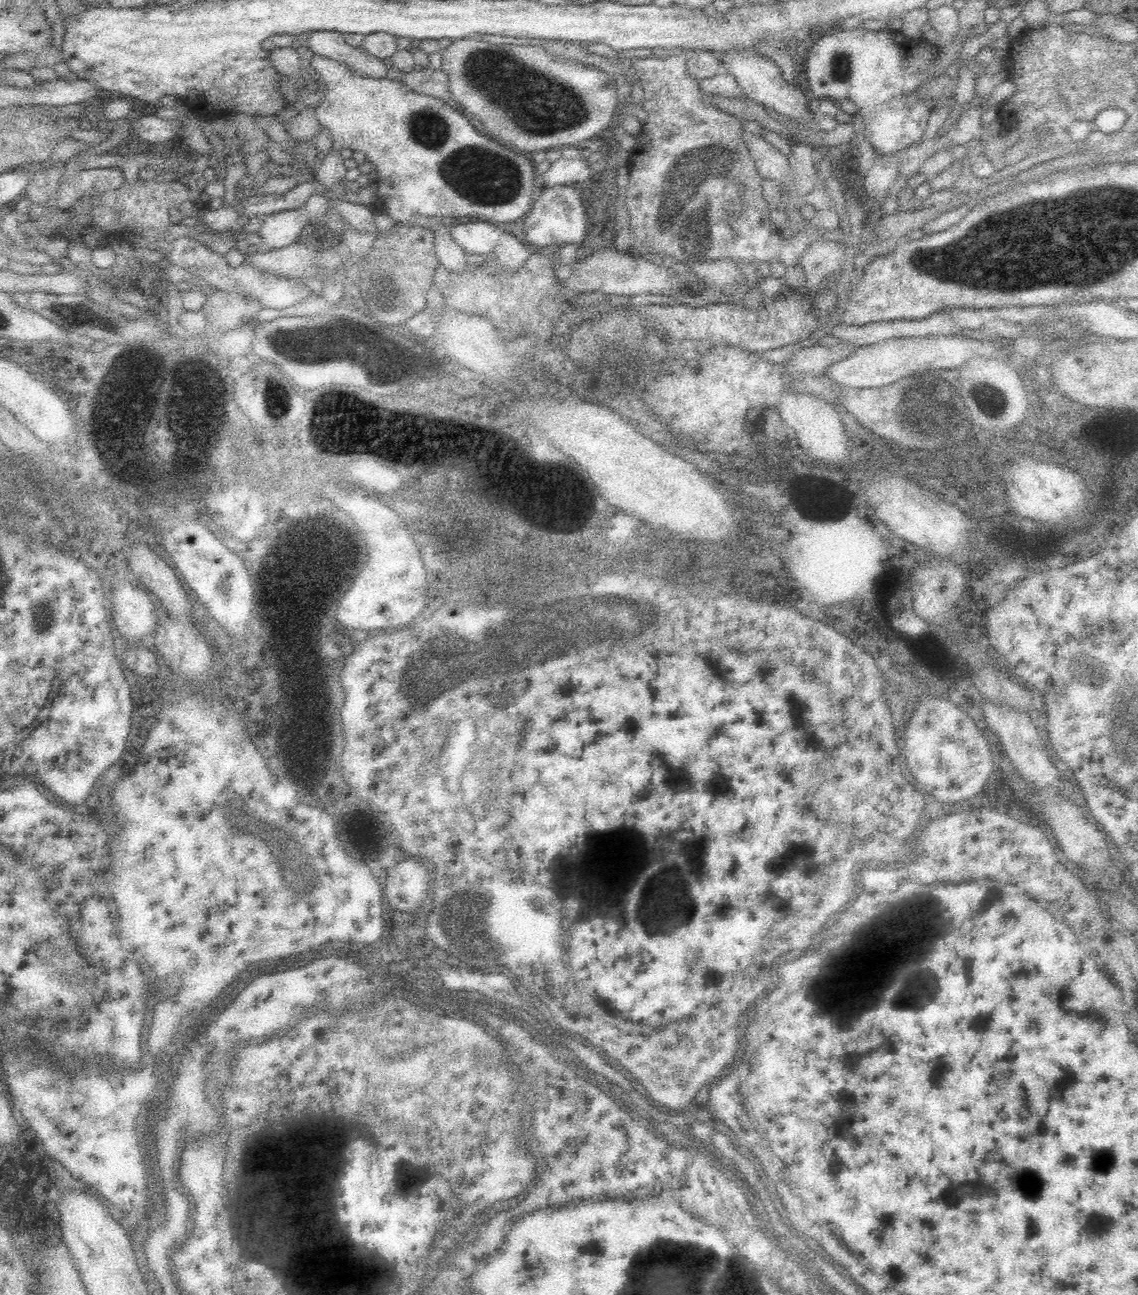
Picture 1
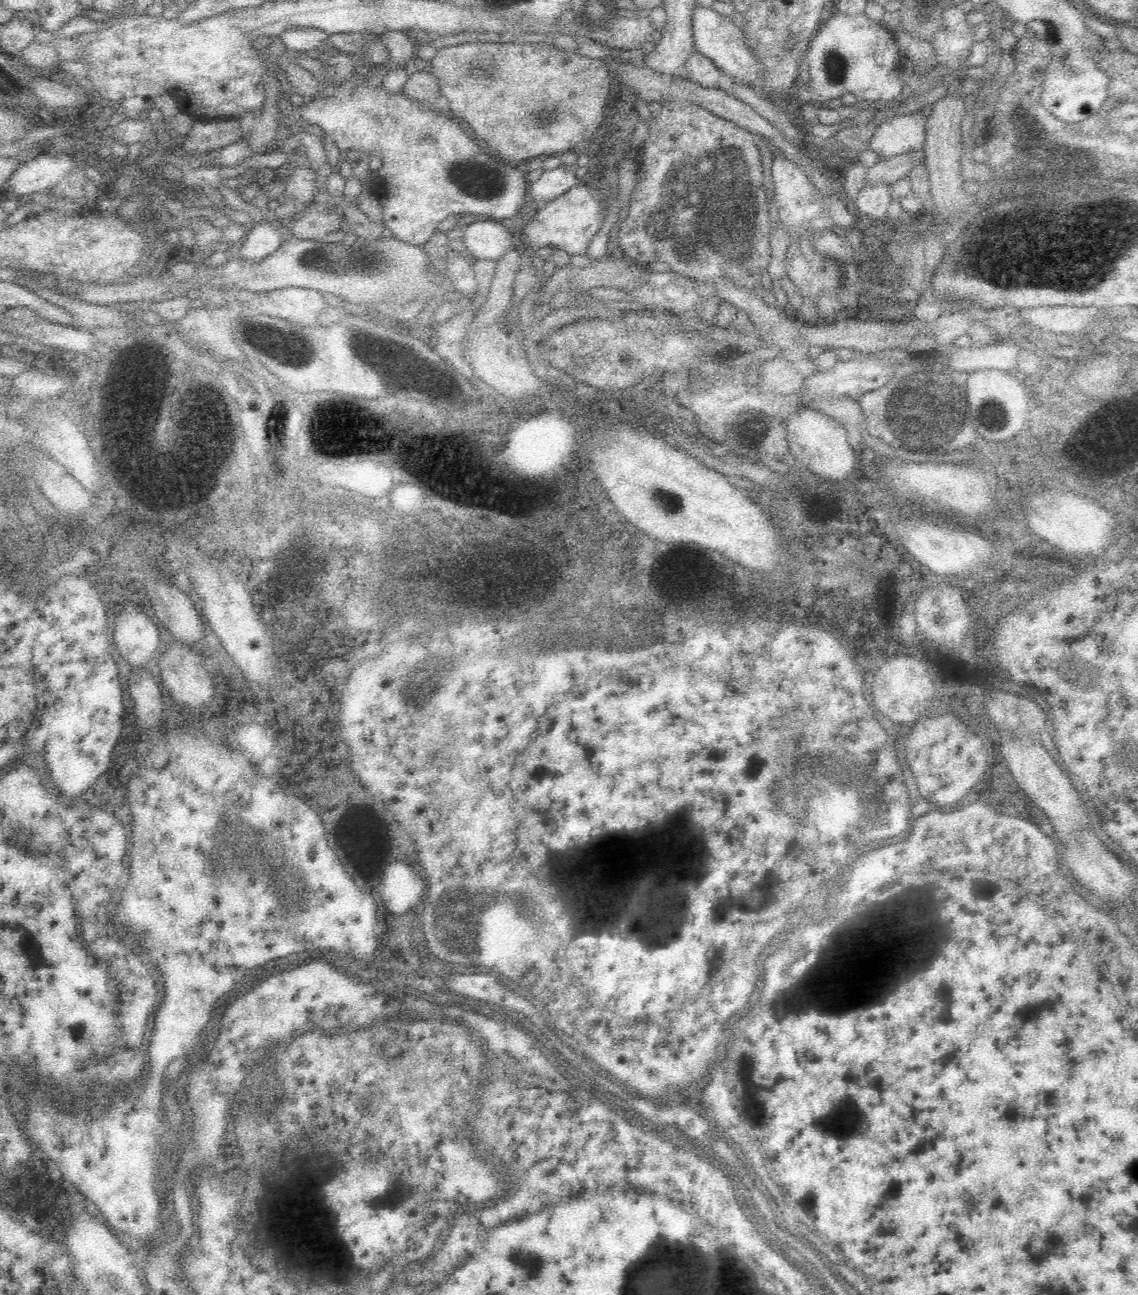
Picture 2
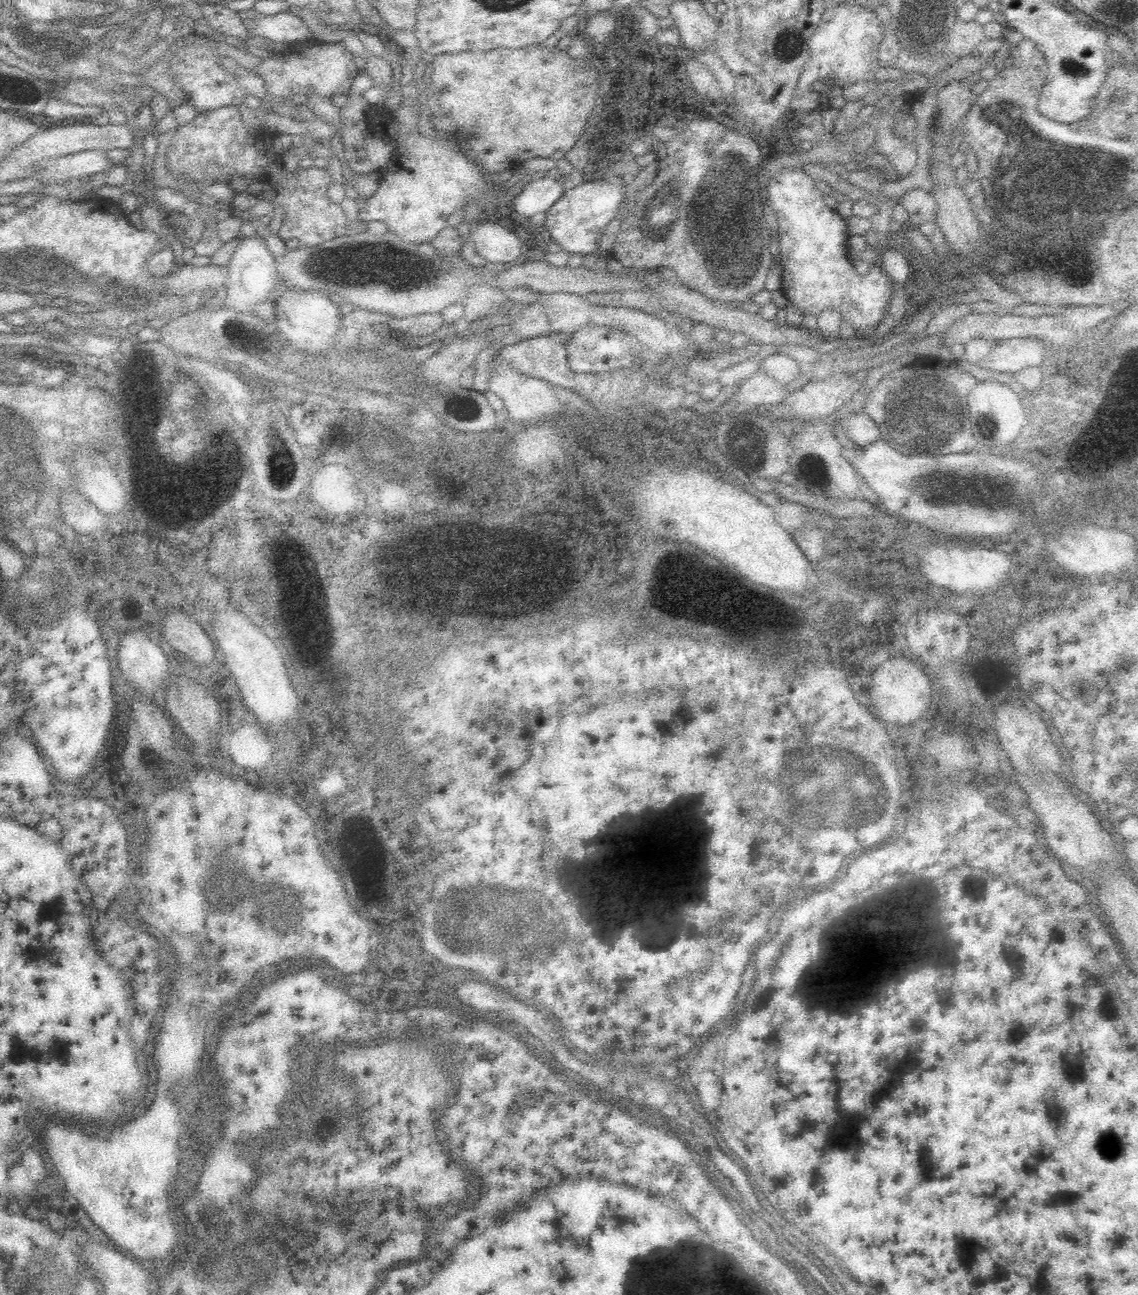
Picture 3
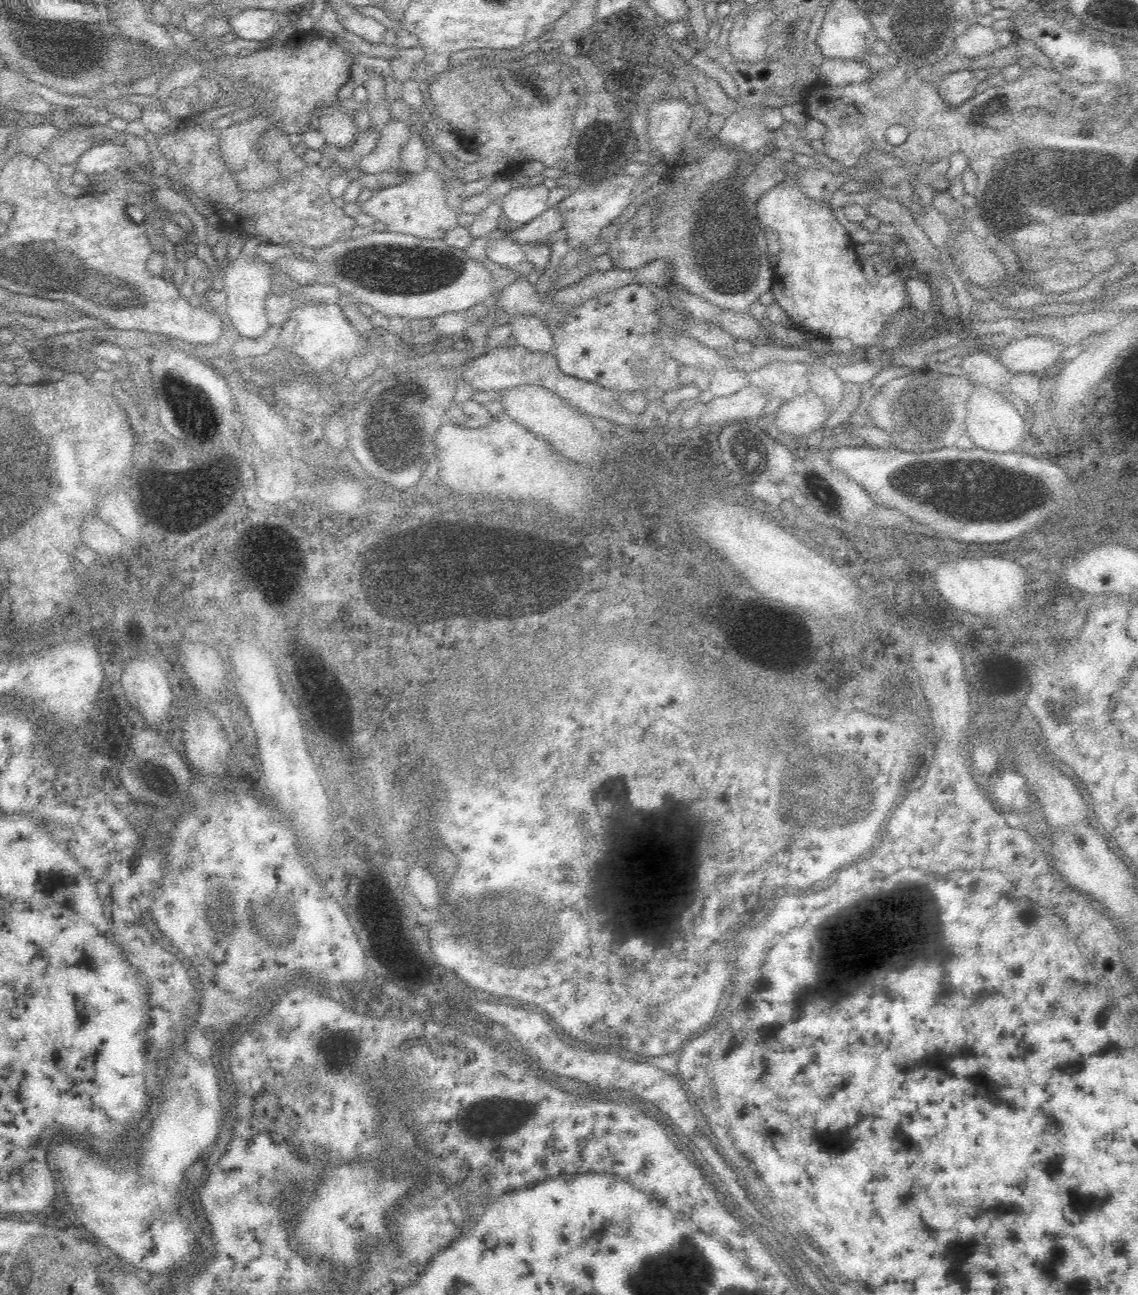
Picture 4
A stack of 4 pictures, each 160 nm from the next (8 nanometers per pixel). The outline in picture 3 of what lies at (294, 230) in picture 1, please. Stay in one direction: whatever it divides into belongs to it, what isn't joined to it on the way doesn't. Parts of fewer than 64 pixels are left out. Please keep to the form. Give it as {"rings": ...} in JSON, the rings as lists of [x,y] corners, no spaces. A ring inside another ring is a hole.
{"rings":[[[253,234],[250,238],[239,239],[238,246],[235,248],[227,267],[228,302],[238,312],[250,310],[252,306],[268,300],[268,294],[272,290],[278,290],[276,284],[279,282],[279,276],[277,275],[274,255],[268,251],[265,241],[258,234]]]}

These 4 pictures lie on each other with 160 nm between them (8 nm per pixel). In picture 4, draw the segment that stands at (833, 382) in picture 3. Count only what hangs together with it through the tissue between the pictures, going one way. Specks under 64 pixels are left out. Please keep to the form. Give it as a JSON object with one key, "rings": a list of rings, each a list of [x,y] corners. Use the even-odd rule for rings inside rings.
{"rings":[[[808,392],[782,404],[774,422],[778,430],[784,434],[806,436],[822,428],[826,418],[828,418],[828,408],[824,399]]]}

